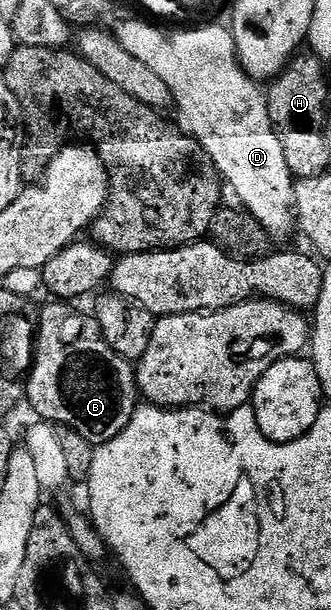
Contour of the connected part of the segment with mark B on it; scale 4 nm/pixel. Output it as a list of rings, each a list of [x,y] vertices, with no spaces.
[[[51,301],[37,315],[37,334],[33,348],[31,370],[25,380],[25,399],[36,411],[40,420],[59,427],[68,427],[92,445],[108,443],[129,425],[133,413],[141,405],[139,382],[135,380],[136,368],[122,359],[105,341],[99,323],[90,314],[82,315],[78,306],[67,301]]]

